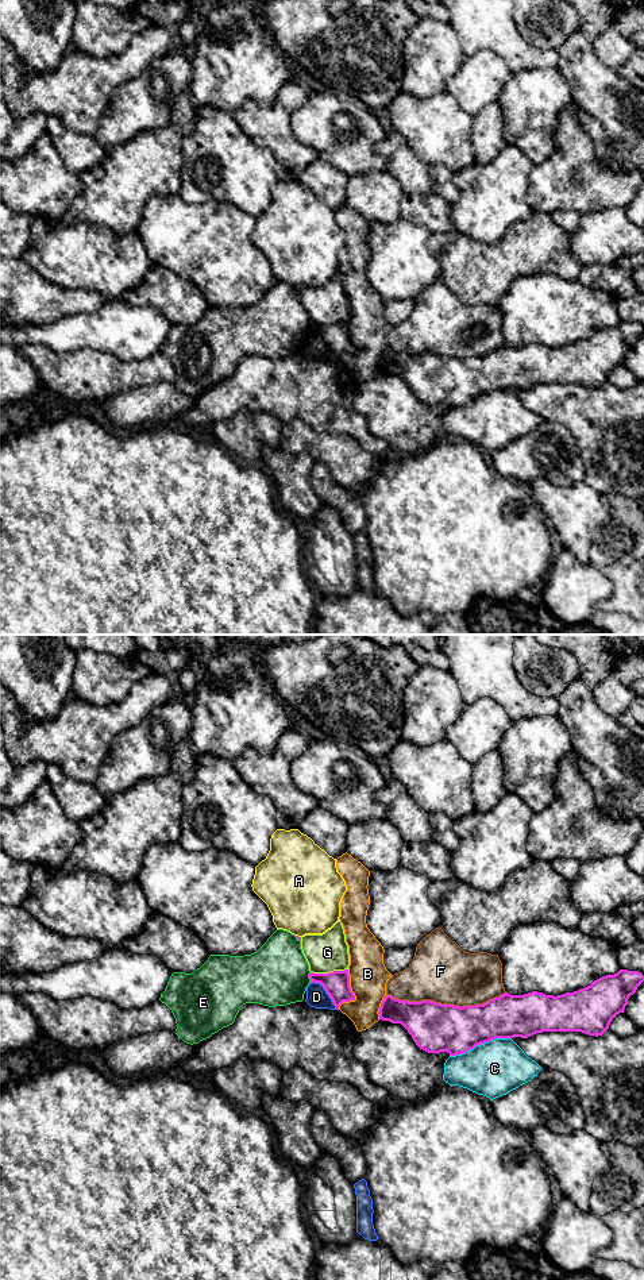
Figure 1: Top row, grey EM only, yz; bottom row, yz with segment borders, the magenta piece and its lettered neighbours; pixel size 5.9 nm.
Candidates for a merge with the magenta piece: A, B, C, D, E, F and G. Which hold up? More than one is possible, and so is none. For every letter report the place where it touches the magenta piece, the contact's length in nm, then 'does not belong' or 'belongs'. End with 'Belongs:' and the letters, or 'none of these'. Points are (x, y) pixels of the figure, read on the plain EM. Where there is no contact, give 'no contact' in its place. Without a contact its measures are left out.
A: yz (297, 288) | 40 nm | does not belong
B: yz (353, 344) | 240 nm | does not belong
C: yz (479, 396) | 380 nm | does not belong
D: yz (327, 344) | 220 nm | does not belong
E: yz (309, 330) | 60 nm | does not belong
F: yz (446, 357) | 700 nm | does not belong
G: yz (330, 324) | 220 nm | does not belong
Belongs: none of these

